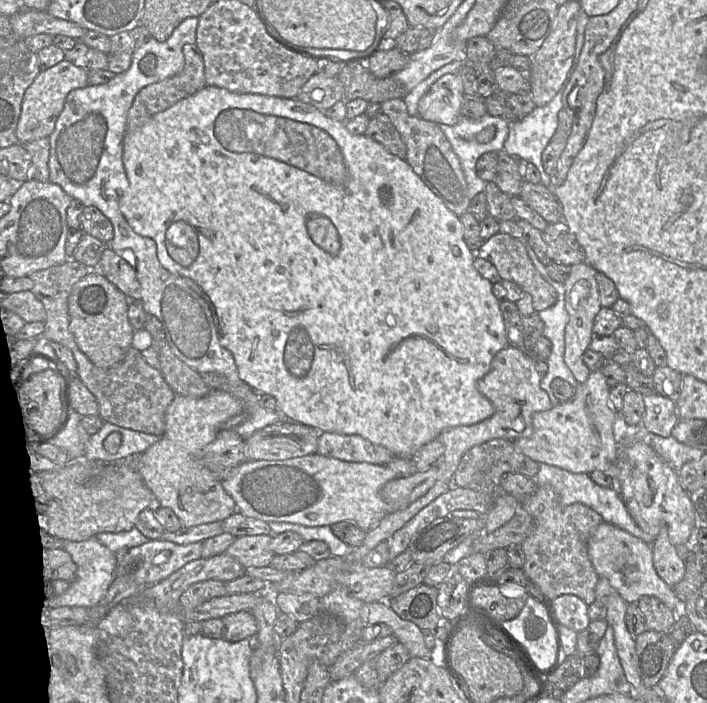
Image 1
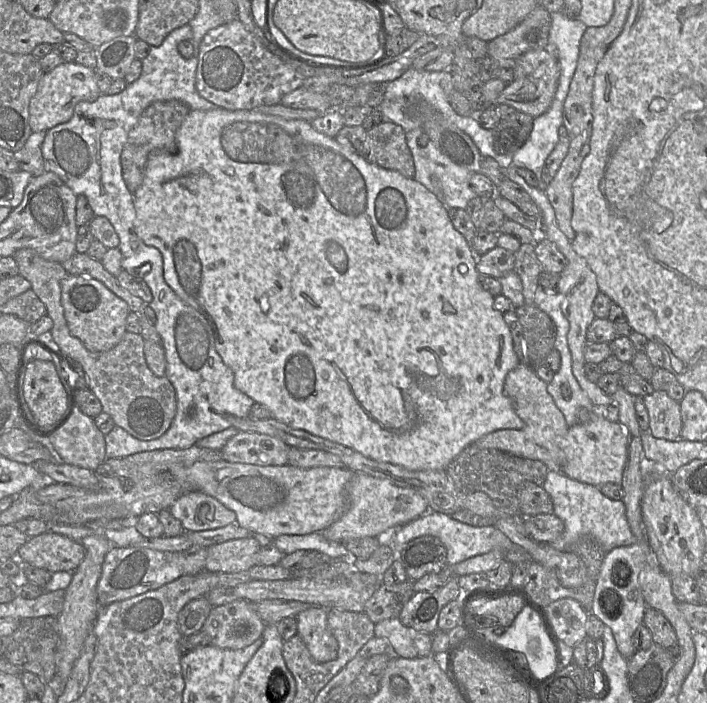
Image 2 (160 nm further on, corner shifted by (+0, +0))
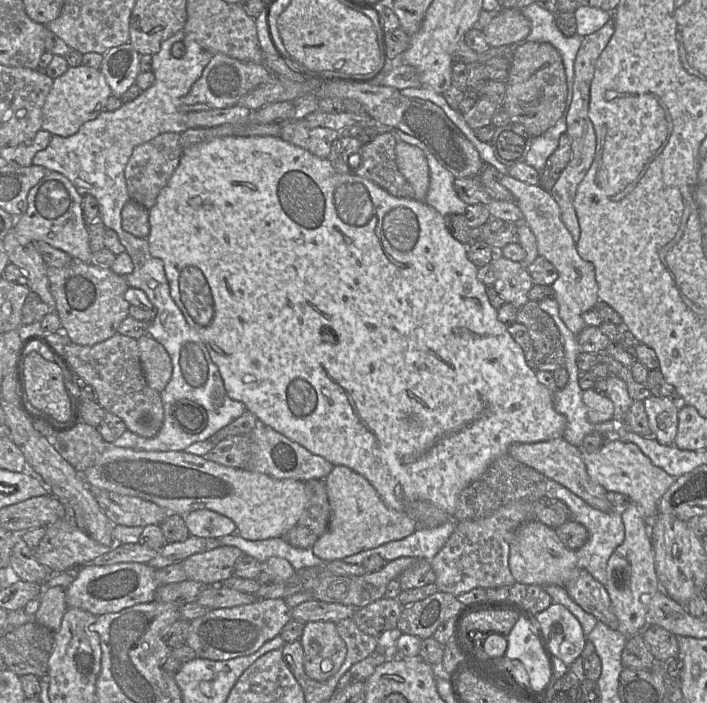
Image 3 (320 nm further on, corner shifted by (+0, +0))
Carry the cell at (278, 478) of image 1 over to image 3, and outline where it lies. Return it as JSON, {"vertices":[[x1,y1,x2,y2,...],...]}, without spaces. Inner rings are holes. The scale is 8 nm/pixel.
{"vertices":[[106,444,97,460,81,475,88,486,152,502,163,508,167,516,177,514,184,517,203,509,214,511,231,519,239,536,253,541,281,538,296,525,310,499,310,484,306,481,278,480,262,473,226,467,185,451,141,451]]}

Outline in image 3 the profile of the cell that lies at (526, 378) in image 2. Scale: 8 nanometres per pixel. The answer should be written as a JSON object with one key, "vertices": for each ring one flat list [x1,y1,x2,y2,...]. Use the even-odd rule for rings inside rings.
{"vertices":[[563,437,536,443,514,443,507,455,566,487,591,507,607,513,615,510,607,499,607,490,589,477,579,448,569,444]]}

